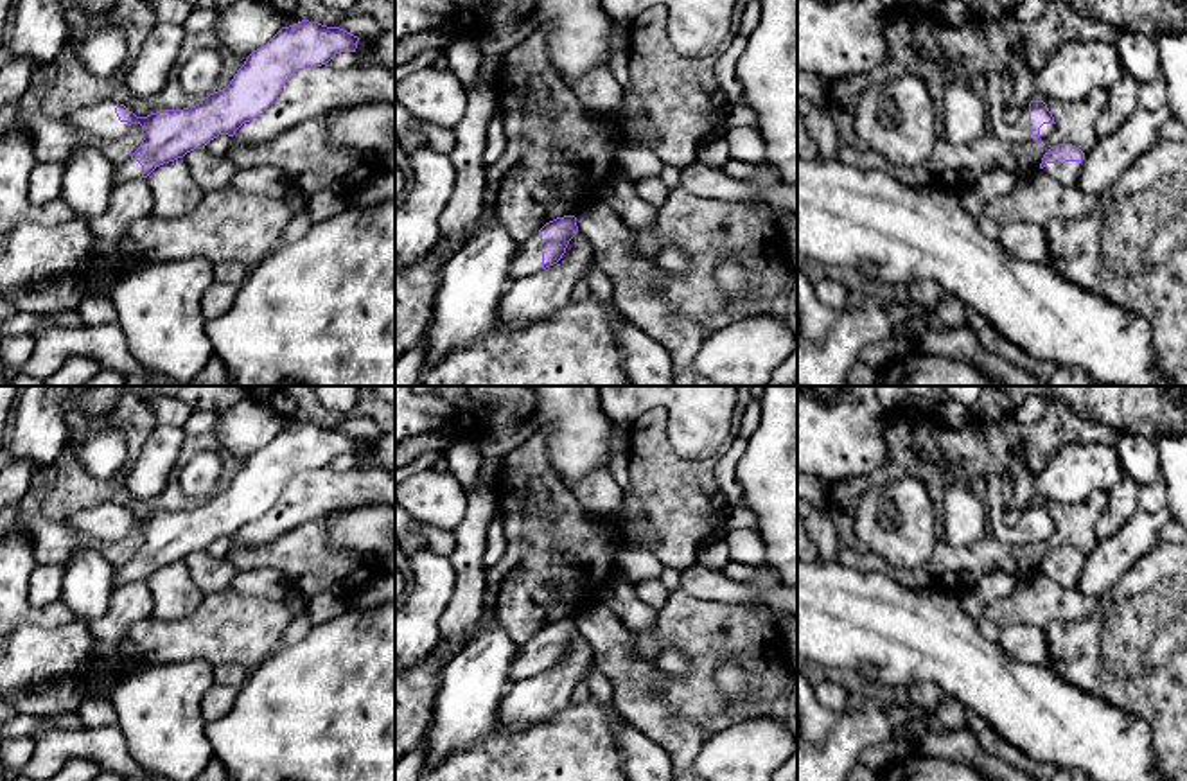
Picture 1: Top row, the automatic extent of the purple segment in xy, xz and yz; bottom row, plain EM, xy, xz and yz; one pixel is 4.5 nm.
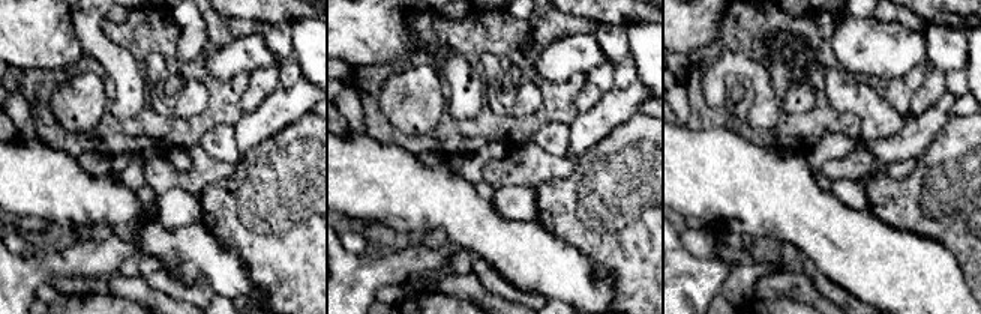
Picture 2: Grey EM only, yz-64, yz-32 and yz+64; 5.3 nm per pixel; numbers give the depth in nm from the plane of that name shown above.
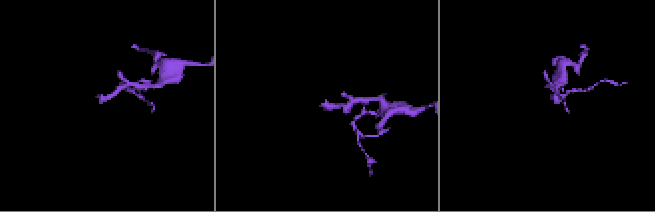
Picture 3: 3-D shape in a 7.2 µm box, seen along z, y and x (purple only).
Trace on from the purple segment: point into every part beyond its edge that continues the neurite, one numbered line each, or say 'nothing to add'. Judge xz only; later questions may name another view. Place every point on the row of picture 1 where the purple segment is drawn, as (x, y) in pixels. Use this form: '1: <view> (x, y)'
1: xz (527, 261)

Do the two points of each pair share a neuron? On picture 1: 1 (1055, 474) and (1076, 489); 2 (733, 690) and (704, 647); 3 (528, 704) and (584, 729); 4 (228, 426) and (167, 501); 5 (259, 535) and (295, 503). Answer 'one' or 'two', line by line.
1: one
2: two
3: two
4: two
5: one

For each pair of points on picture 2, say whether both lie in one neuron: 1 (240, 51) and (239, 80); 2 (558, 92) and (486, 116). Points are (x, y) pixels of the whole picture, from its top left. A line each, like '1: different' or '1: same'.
1: different
2: same

